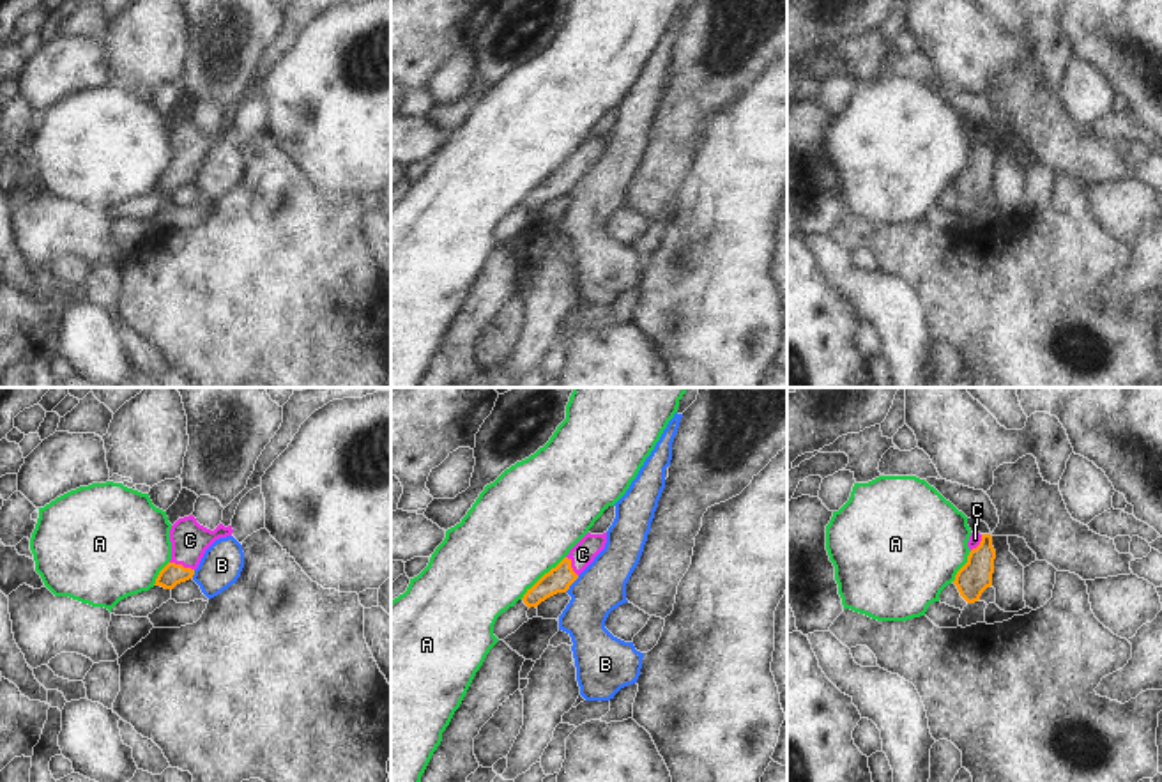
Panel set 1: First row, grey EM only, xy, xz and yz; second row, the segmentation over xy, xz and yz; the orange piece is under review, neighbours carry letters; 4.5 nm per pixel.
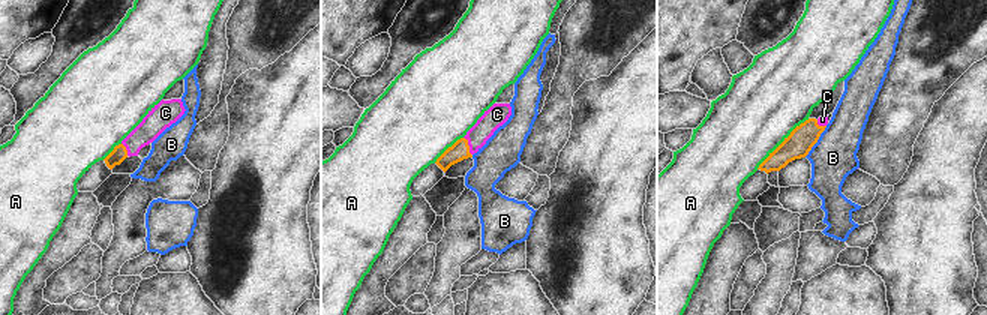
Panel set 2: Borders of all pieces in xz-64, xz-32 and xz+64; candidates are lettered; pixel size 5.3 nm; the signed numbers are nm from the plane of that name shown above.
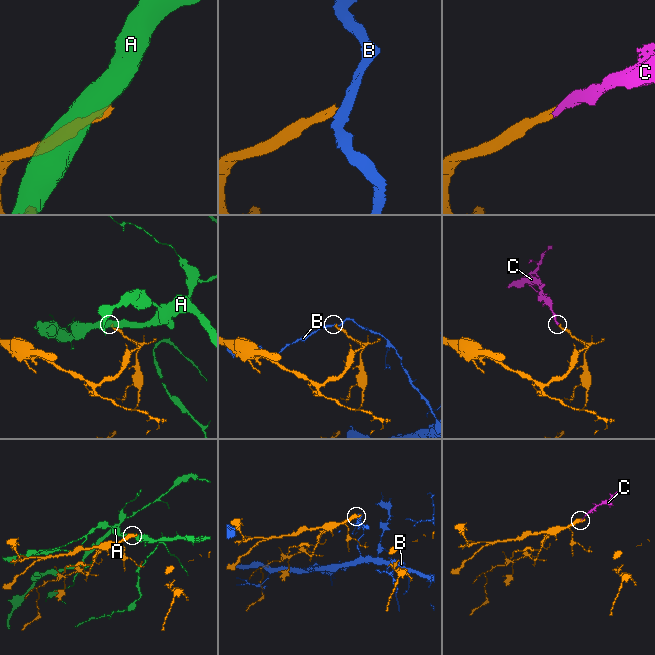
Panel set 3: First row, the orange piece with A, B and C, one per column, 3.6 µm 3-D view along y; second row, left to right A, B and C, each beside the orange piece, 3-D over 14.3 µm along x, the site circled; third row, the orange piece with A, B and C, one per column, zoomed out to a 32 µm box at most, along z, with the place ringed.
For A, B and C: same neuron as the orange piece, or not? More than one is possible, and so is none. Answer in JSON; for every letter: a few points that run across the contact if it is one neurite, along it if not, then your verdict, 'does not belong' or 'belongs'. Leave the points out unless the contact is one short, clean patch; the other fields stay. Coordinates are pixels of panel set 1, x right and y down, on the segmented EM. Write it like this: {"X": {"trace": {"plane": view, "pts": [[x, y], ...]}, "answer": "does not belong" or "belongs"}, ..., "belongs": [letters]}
{"A": {"answer": "does not belong"}, "B": {"trace": {"plane": "xz", "pts": [[579, 575], [565, 591]]}, "answer": "does not belong"}, "C": {"trace": {"plane": "xy", "pts": [[170, 575], [181, 565], [190, 540]]}, "answer": "belongs"}, "belongs": ["C"]}

